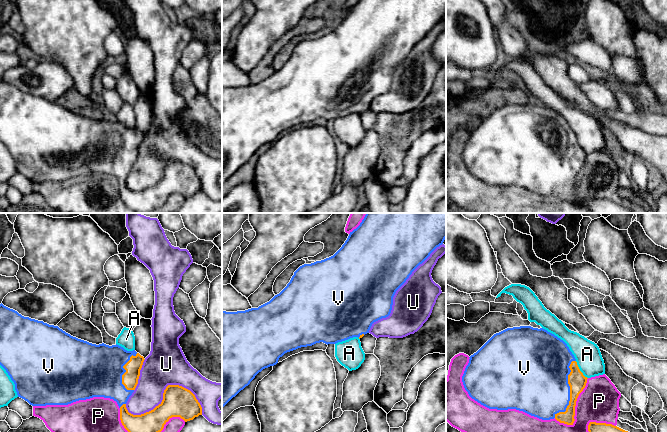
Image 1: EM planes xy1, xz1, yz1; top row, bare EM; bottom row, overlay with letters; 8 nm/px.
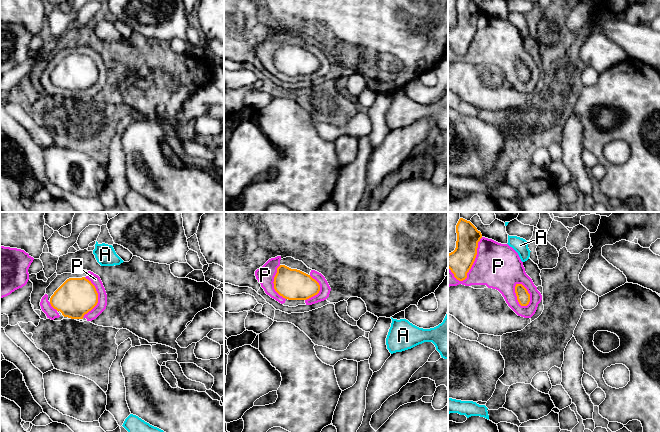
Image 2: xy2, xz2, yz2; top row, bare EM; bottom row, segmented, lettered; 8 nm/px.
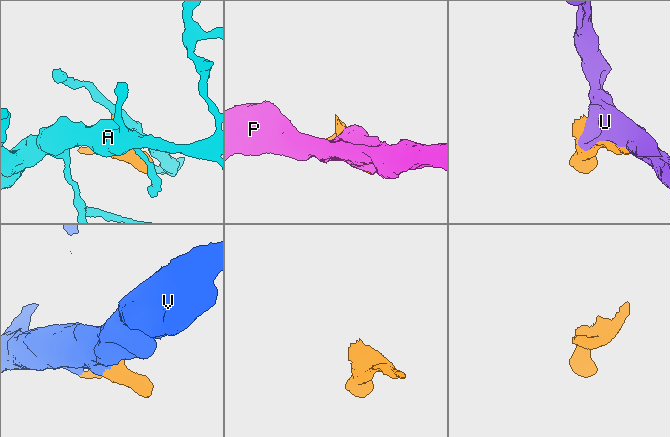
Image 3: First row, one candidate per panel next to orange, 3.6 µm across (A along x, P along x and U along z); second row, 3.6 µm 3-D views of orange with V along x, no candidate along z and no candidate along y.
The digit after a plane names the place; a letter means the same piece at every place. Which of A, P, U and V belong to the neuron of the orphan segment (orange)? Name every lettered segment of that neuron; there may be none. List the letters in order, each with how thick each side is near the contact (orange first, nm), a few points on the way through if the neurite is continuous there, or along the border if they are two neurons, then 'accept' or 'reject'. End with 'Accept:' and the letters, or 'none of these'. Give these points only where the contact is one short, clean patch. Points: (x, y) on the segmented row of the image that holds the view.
A: calibres 150 and 200 nm; border yz1 (575, 361), (579, 370), (587, 378); reject
P: calibres 150 and 320 nm; reject
U: calibres 240 and 320 nm; reject
V: calibres 150 and 460 nm; accept
Accept: V

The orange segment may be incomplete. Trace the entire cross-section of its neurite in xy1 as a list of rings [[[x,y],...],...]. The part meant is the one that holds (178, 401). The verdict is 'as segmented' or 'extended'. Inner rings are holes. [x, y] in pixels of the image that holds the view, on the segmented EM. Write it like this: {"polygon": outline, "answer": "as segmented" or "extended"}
{"polygon": [[[0,304],[0,365],[14,382],[18,397],[32,406],[68,405],[93,397],[110,398],[117,402],[121,423],[128,432],[161,432],[172,417],[180,417],[187,422],[202,415],[202,407],[195,395],[179,385],[168,385],[164,390],[162,402],[153,410],[141,415],[129,413],[126,403],[138,384],[144,360],[144,357],[135,350],[127,351],[117,344],[109,346],[104,343],[99,345],[89,343],[71,336],[58,326],[24,317]]], "answer": "extended"}

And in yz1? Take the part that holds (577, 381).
{"polygon": [[[520,326],[494,334],[476,353],[469,357],[462,382],[469,396],[489,409],[516,409],[542,420],[556,419],[573,425],[579,394],[587,383],[567,344],[543,328]]], "answer": "extended"}

